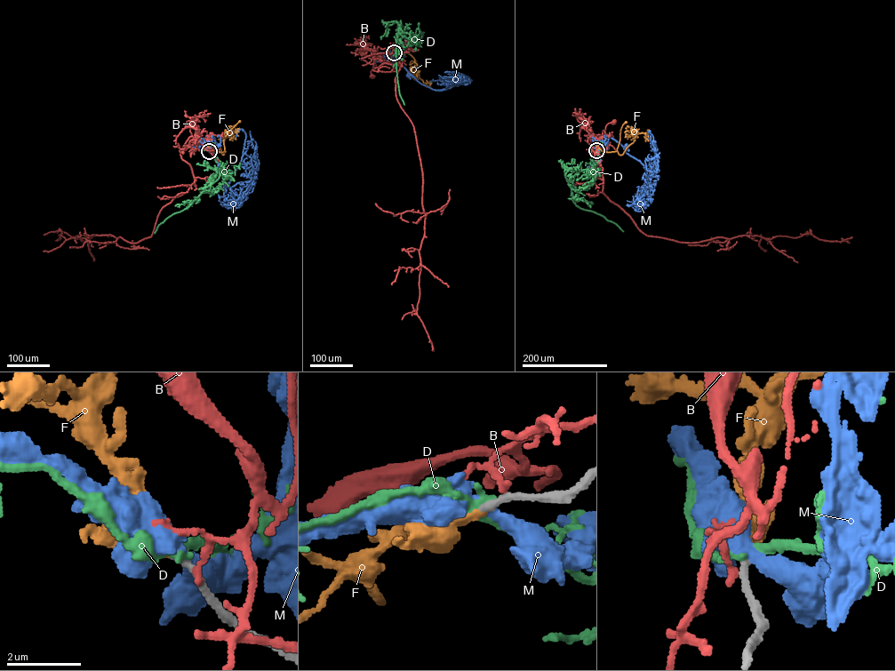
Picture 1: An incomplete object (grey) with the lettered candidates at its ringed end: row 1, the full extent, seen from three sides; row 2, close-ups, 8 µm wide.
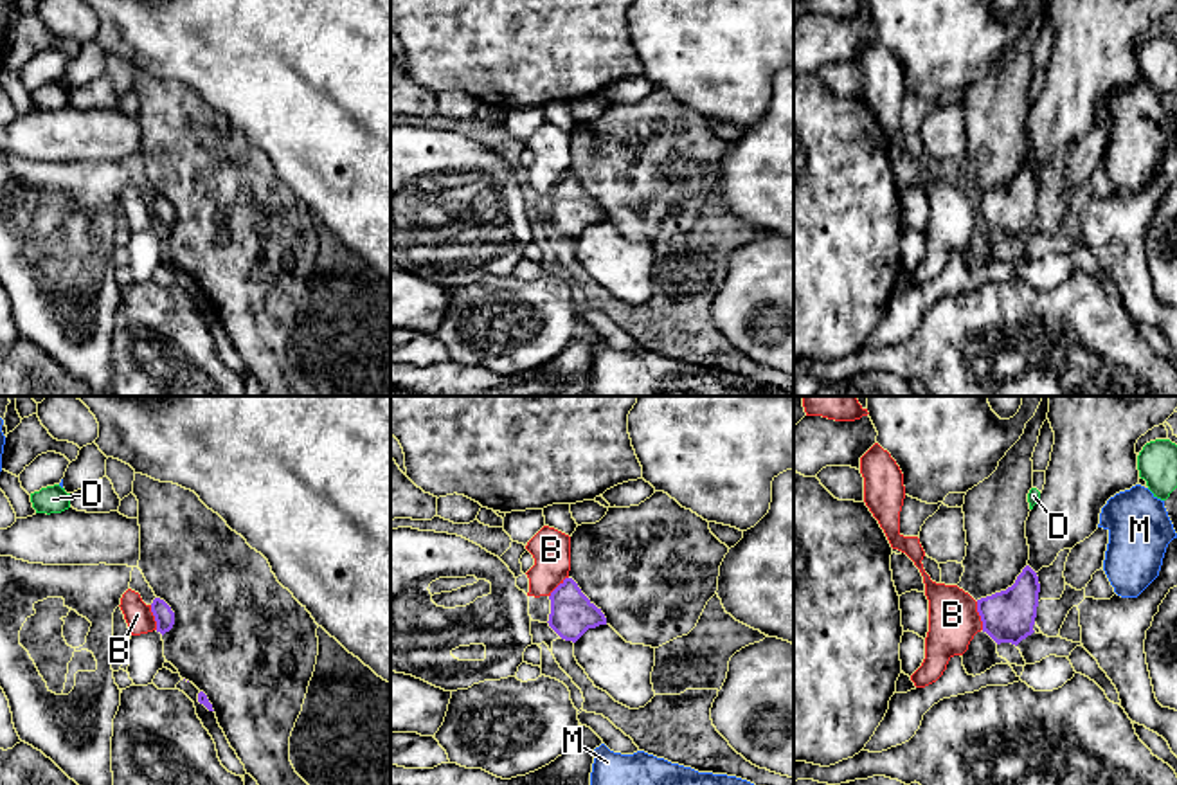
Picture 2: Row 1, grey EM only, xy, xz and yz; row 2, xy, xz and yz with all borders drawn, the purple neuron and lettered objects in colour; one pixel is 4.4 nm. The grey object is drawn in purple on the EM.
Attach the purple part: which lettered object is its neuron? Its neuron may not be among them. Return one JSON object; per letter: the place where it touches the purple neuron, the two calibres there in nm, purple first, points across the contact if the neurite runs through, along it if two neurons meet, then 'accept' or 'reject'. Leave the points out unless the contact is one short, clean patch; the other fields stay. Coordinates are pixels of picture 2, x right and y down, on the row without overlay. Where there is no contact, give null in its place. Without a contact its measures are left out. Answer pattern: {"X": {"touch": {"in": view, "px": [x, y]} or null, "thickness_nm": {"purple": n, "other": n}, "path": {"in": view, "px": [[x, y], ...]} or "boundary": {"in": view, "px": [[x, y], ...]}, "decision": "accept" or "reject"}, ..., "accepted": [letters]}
{"B": {"touch": {"in": "yz", "px": [979, 211]}, "thickness_nm": {"purple": 240, "other": 220}, "boundary": {"in": "yz", "px": [[976, 198], [983, 225]]}, "decision": "reject"}, "D": {"touch": null, "decision": "reject"}, "F": {"touch": null, "decision": "accept"}, "M": {"touch": null, "decision": "reject"}, "accepted": ["F"]}

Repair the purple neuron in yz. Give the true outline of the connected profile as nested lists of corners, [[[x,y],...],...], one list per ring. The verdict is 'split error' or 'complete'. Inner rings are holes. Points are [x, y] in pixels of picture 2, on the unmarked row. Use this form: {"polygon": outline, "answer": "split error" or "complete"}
{"polygon": [[[1026,162],[1006,187],[977,196],[977,209],[986,229],[997,241],[1019,241],[1031,232],[1040,180],[1037,169]]], "answer": "complete"}

